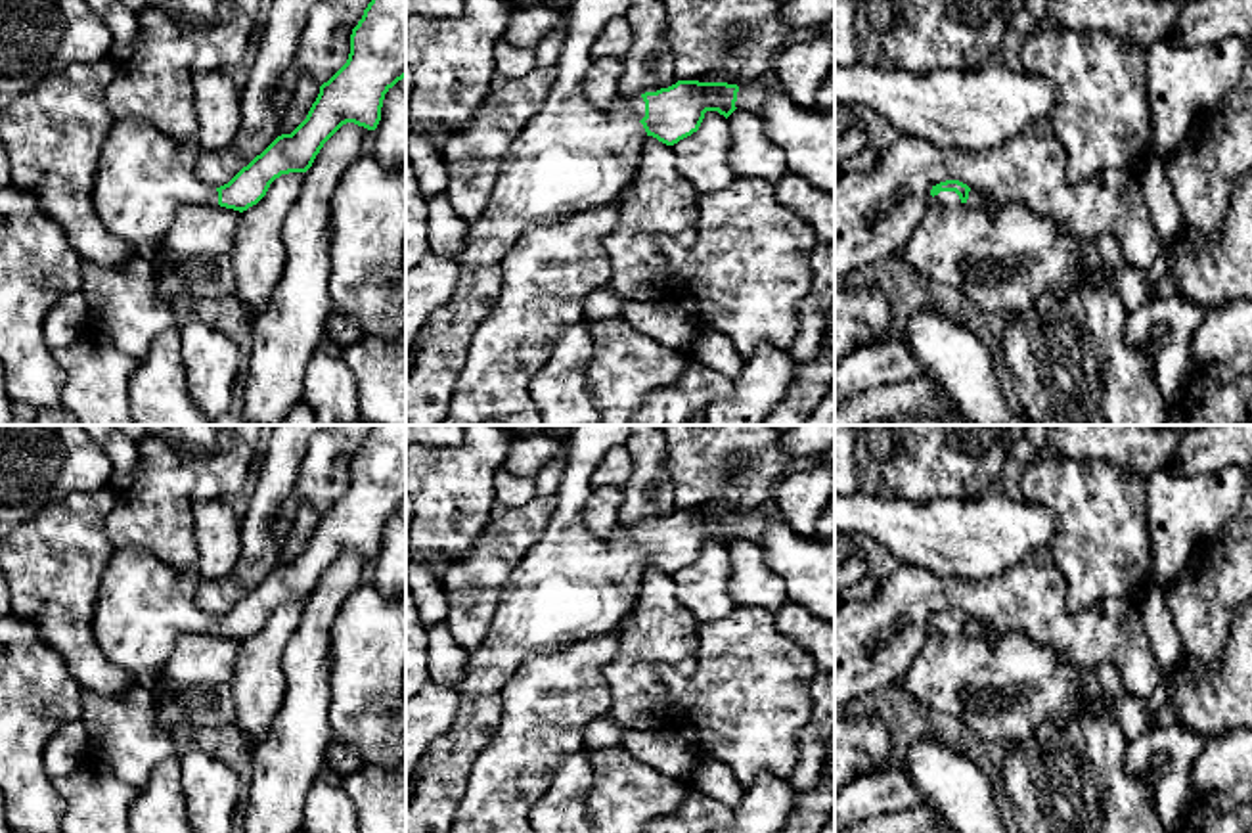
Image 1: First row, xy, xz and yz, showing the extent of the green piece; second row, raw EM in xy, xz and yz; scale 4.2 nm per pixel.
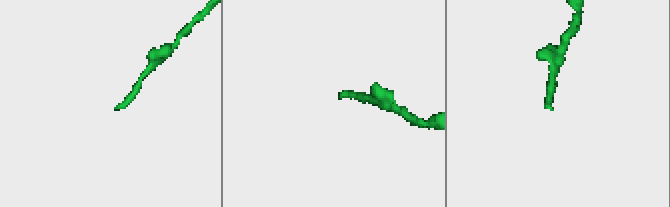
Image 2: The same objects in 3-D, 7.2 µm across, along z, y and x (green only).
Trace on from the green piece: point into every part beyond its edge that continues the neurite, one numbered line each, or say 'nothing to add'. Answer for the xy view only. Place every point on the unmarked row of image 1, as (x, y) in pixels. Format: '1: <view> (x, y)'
1: xy (144, 606)

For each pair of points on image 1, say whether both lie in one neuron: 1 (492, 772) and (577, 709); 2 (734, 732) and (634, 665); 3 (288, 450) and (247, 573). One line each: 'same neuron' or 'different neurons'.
1: same neuron
2: different neurons
3: same neuron

